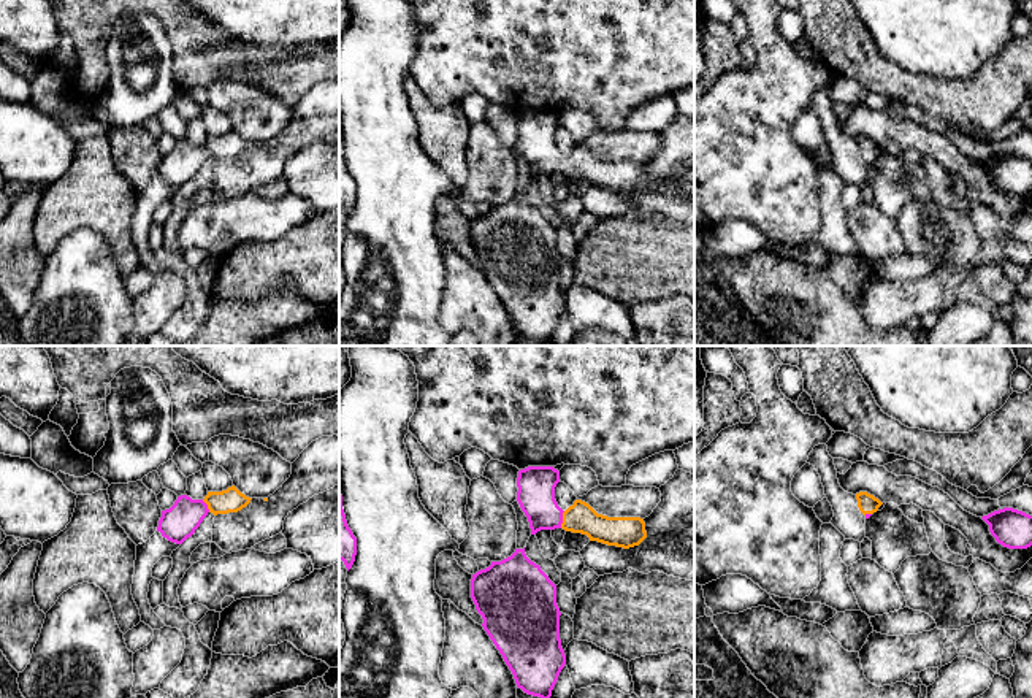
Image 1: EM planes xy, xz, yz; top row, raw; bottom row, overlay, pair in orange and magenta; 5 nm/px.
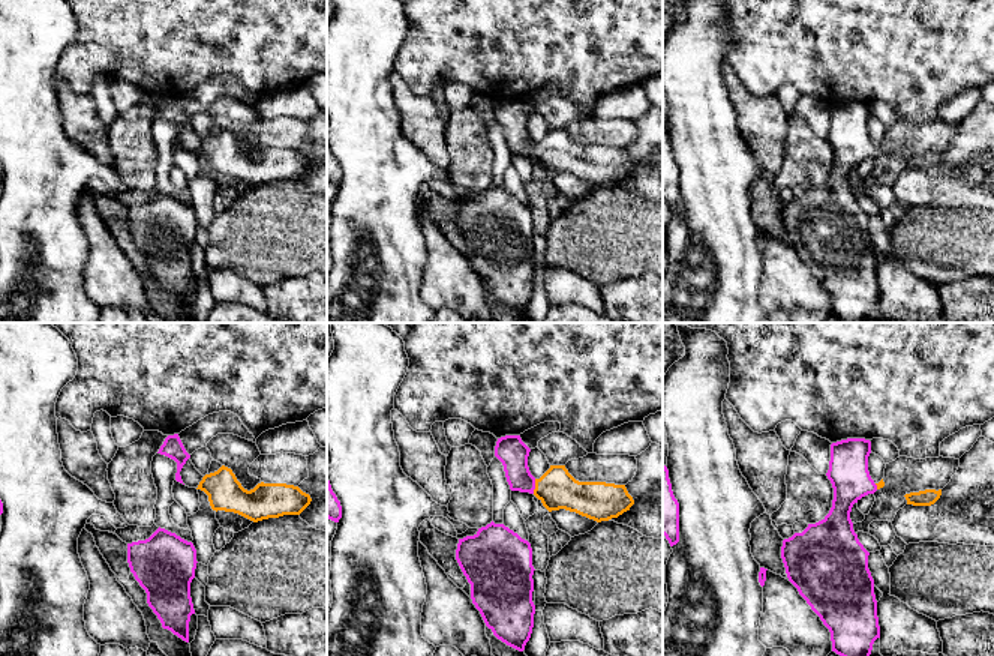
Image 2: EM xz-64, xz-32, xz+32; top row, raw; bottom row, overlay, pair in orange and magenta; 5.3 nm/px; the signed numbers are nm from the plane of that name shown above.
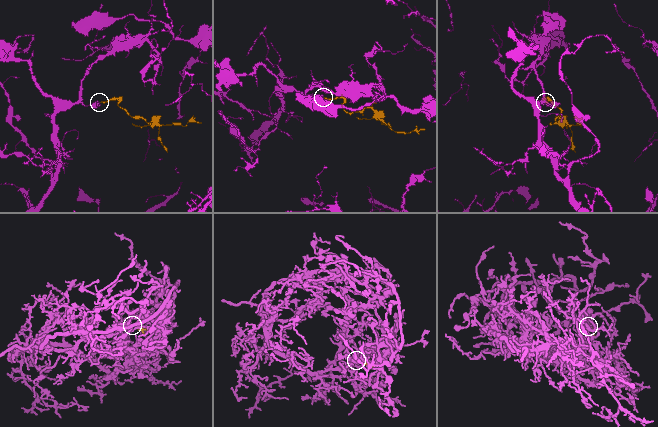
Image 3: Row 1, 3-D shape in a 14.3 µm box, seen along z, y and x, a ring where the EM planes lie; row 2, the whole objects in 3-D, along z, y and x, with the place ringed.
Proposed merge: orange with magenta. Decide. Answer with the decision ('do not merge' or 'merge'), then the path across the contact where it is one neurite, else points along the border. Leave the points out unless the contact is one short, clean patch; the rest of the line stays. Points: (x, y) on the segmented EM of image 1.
merge; way xz (580, 517), (563, 519), (536, 494), (536, 486)

